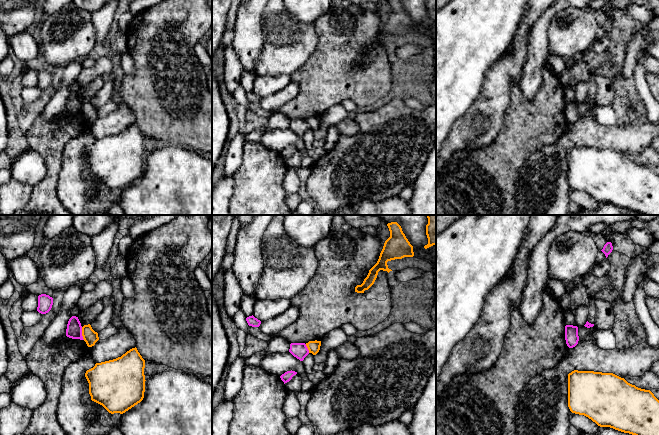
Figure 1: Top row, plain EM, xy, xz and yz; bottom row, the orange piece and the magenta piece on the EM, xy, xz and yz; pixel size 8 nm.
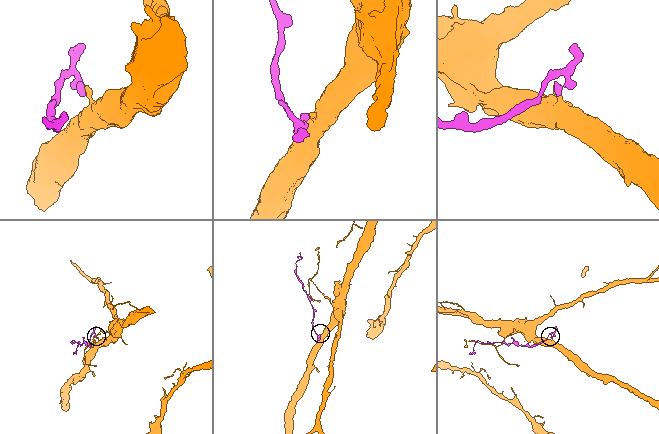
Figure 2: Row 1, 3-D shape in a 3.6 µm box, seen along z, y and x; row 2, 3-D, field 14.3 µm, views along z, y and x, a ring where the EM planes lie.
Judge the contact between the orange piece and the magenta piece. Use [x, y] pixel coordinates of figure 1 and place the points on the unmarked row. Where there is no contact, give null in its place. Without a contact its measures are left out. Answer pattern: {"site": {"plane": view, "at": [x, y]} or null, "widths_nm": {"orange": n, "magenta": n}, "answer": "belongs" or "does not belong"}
{"site": {"plane": "xy", "at": [82, 109]}, "widths_nm": {"orange": 110, "magenta": 130}, "answer": "does not belong"}

